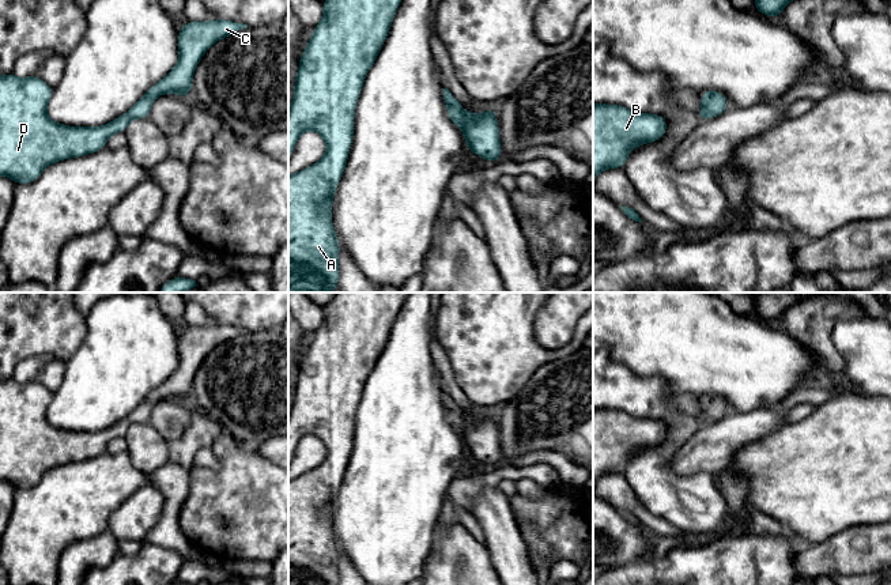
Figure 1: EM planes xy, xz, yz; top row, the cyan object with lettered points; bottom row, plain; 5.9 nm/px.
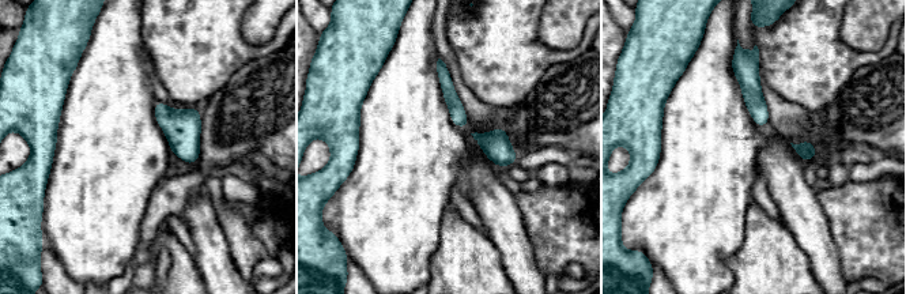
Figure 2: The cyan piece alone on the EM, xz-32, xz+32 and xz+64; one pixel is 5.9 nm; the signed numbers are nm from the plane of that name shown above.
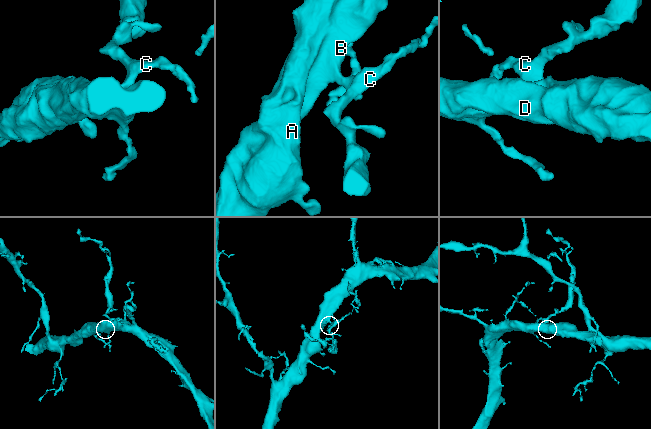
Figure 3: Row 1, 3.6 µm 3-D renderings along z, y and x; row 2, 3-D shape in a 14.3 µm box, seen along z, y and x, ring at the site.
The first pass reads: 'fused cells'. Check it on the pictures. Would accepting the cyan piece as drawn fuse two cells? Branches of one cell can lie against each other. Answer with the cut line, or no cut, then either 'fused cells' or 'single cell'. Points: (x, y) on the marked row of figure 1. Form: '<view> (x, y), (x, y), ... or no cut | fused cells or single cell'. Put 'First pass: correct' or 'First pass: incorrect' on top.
First pass: incorrect
no cut | single cell

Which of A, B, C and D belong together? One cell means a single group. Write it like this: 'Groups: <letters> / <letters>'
Groups: A B C D

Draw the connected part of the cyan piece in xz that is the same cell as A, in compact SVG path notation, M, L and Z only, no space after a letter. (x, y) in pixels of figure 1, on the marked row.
M401 0L322 1L324 16L299 57L288 107L288 161L298 137L309 129L321 135L326 151L317 163L288 176L288 292L333 292L337 287L340 244L331 216L333 195L347 166L360 90L388 38L400 3Z

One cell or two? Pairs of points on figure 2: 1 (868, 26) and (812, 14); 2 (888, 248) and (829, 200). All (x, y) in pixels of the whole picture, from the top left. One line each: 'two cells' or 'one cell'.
1: two cells
2: one cell

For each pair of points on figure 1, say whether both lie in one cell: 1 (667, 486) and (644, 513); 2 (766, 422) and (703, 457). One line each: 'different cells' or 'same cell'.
1: different cells
2: same cell

